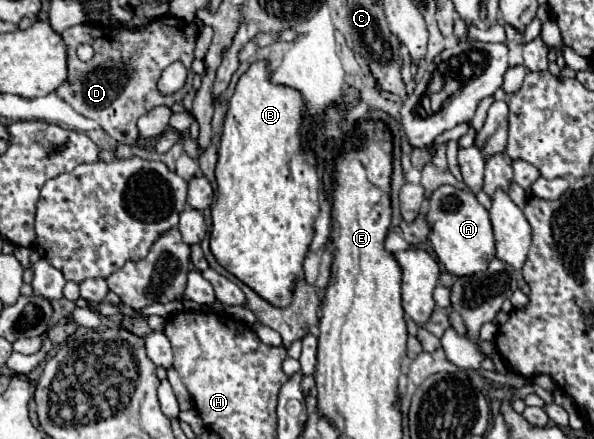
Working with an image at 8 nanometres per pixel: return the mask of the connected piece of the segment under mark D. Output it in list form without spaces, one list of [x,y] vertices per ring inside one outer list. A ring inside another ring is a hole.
[[[164,16],[162,20],[152,22],[150,28],[146,28],[144,32],[130,32],[124,28],[106,28],[92,24],[78,24],[66,28],[62,32],[62,40],[66,44],[68,54],[68,78],[56,90],[56,94],[78,114],[96,120],[114,140],[122,144],[134,144],[138,138],[136,120],[140,116],[144,116],[156,106],[172,106],[176,102],[182,102],[186,94],[194,92],[194,72],[190,70],[190,64],[194,60],[196,38],[188,38],[178,26],[184,26],[182,20]],[[80,44],[88,44],[94,48],[94,58],[90,62],[78,60],[76,48]],[[176,60],[180,60],[188,68],[186,86],[174,96],[162,96],[156,88],[156,82],[162,70]]]

